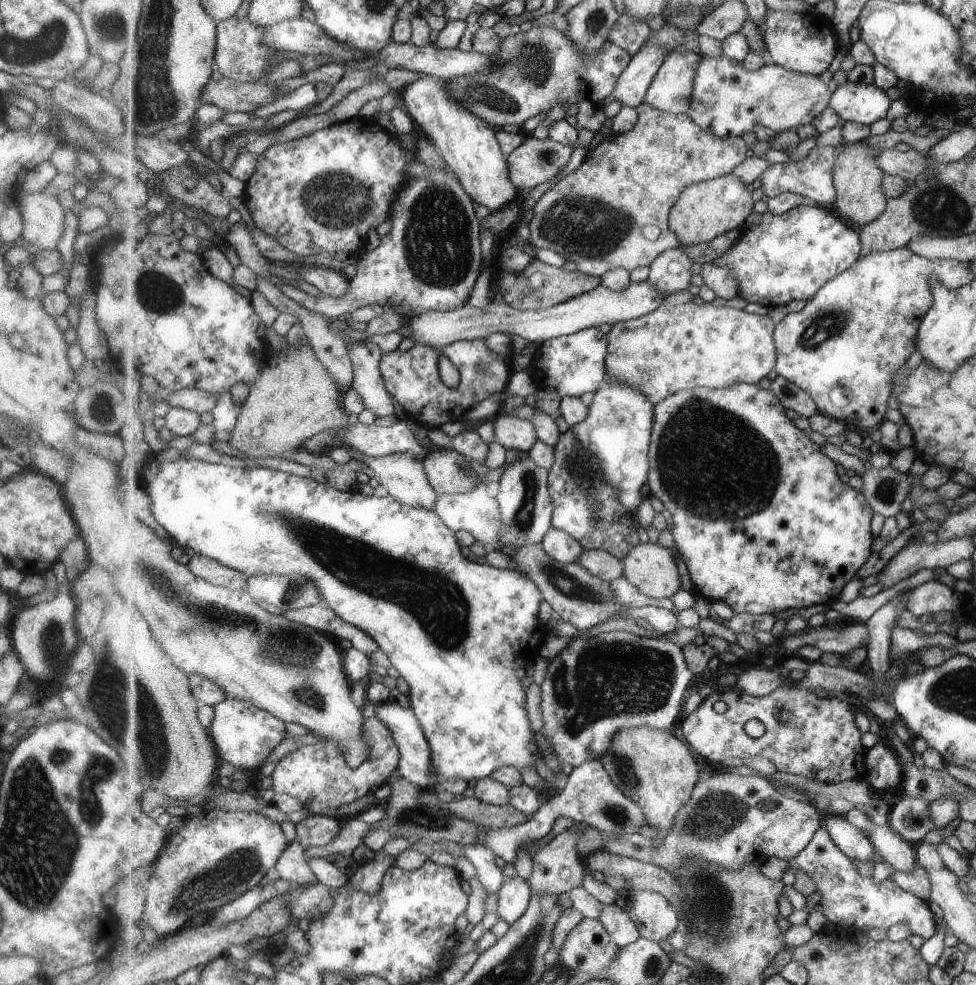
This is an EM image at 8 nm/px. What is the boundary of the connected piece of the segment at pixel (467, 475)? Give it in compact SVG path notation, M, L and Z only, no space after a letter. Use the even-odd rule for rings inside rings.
M455 449L429 451L424 465L438 495L468 493L480 482L471 462Z

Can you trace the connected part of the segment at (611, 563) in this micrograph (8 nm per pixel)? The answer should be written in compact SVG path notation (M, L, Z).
M584 550L578 558L578 563L583 565L583 568L586 568L591 574L607 582L624 576L623 561L607 551Z

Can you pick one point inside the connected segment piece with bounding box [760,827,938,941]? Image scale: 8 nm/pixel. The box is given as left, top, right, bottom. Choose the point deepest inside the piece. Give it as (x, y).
(850, 901)

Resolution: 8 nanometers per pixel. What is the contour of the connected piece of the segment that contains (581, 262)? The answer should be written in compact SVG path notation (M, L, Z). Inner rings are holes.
M645 102L636 108L636 112L638 113L638 120L633 130L623 134L612 134L593 150L587 151L579 168L563 177L559 183L555 183L532 207L533 218L530 221L532 244L540 249L544 248L557 252L565 260L576 263L581 272L591 276L598 276L600 279L606 272L619 267L626 268L628 271L635 270L639 266L649 267L660 254L681 245L679 237L670 229L670 212L675 203L680 199L683 191L693 183L700 183L733 173L746 160L749 156L747 152L751 149L749 146L750 142L743 135L721 138L715 133L699 126L699 123L696 123L689 113L668 113Z

